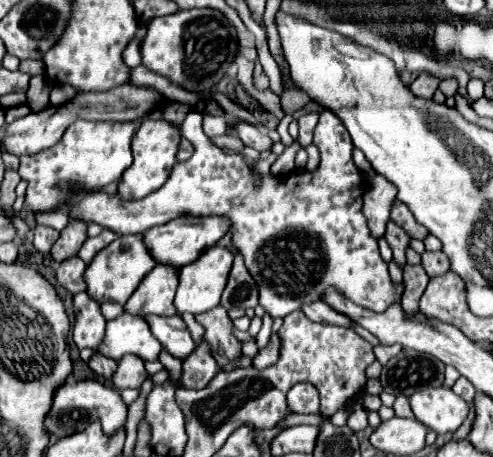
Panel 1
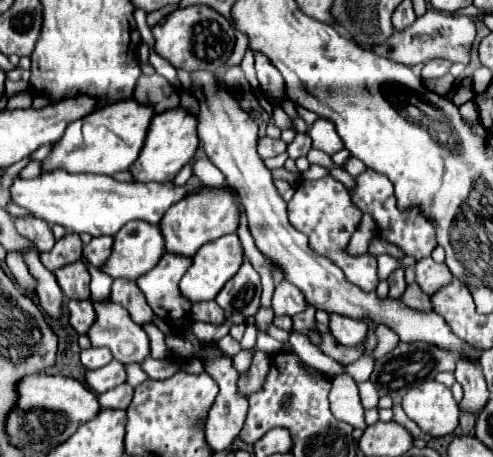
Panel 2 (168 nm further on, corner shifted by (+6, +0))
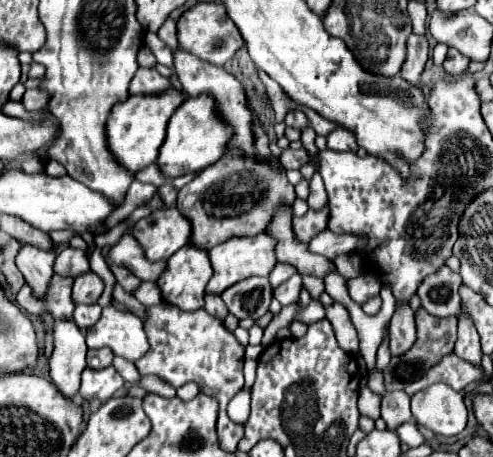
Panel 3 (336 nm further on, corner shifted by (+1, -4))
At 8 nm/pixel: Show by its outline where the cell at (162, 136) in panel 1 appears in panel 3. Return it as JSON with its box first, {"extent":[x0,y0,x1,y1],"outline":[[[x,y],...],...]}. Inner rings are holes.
{"extent":[157,93,231,179],"outline":[[[203,93],[197,97],[187,97],[177,107],[177,111],[171,115],[165,141],[163,141],[163,145],[159,149],[159,157],[157,157],[157,165],[163,175],[175,179],[175,177],[181,177],[187,173],[197,173],[197,171],[213,165],[217,159],[221,159],[221,155],[225,153],[225,145],[231,137],[231,129],[215,117],[213,107],[215,107],[213,97]]]}

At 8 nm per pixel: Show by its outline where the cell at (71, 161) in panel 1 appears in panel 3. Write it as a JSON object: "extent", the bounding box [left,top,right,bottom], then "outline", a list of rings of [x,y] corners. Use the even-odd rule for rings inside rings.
{"extent":[105,87,187,173],"outline":[[[171,87],[167,93],[159,93],[159,97],[129,95],[125,101],[115,103],[105,123],[107,149],[113,153],[115,161],[119,161],[119,165],[125,167],[129,173],[137,173],[139,169],[155,163],[157,151],[165,139],[167,121],[185,97],[187,95],[183,91]]]}

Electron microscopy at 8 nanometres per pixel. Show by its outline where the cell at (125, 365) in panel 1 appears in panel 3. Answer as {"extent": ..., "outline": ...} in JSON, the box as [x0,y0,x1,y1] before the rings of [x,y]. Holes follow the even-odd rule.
{"extent":[81,365,125,401],"outline":[[[111,365],[107,369],[85,369],[83,371],[83,379],[81,379],[81,397],[83,399],[91,399],[97,397],[99,401],[109,401],[117,391],[121,391],[125,385],[123,377],[117,373],[117,369]]]}

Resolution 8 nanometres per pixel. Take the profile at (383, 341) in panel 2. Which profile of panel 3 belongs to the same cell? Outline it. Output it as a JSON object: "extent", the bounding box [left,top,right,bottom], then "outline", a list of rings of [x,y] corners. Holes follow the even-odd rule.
{"extent":[389,301,415,355],"outline":[[[407,301],[397,303],[391,323],[389,323],[389,337],[391,337],[391,353],[393,355],[405,353],[415,343],[413,309],[409,307]]]}

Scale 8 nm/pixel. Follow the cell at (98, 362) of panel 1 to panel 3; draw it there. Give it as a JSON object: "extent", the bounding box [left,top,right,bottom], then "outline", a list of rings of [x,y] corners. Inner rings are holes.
{"extent":[87,347,113,369],"outline":[[[103,347],[103,349],[89,349],[87,351],[87,367],[91,369],[105,369],[111,365],[113,361],[113,351]]]}

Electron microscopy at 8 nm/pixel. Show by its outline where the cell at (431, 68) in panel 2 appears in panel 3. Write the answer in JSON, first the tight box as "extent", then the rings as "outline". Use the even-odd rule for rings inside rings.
{"extent":[443,49,469,77],"outline":[[[449,49],[447,59],[445,59],[445,63],[443,63],[443,69],[445,69],[447,75],[457,77],[457,75],[463,75],[463,73],[467,71],[467,65],[469,65],[469,59],[467,59],[467,57],[463,57],[463,55],[461,55],[459,51],[455,51],[455,49]]]}

